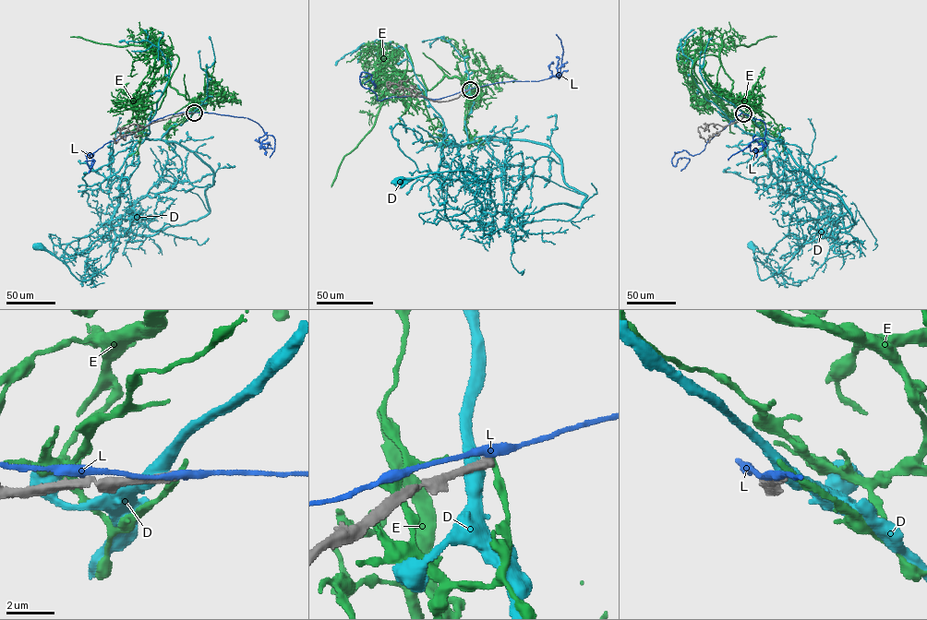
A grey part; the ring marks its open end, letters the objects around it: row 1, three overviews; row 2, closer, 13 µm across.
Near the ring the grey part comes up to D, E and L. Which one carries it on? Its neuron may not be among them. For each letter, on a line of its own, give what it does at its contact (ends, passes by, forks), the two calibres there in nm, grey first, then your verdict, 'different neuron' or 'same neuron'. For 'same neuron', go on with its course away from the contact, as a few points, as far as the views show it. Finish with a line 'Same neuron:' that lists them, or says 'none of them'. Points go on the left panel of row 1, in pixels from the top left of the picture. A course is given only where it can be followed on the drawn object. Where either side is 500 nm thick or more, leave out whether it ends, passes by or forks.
D: calibres 420 and 500 nm; different neuron
E: it ends; calibres 320 and 300 nm; different neuron
L: it passes by; calibres 340 and 360 nm; different neuron
Same neuron: none of them

